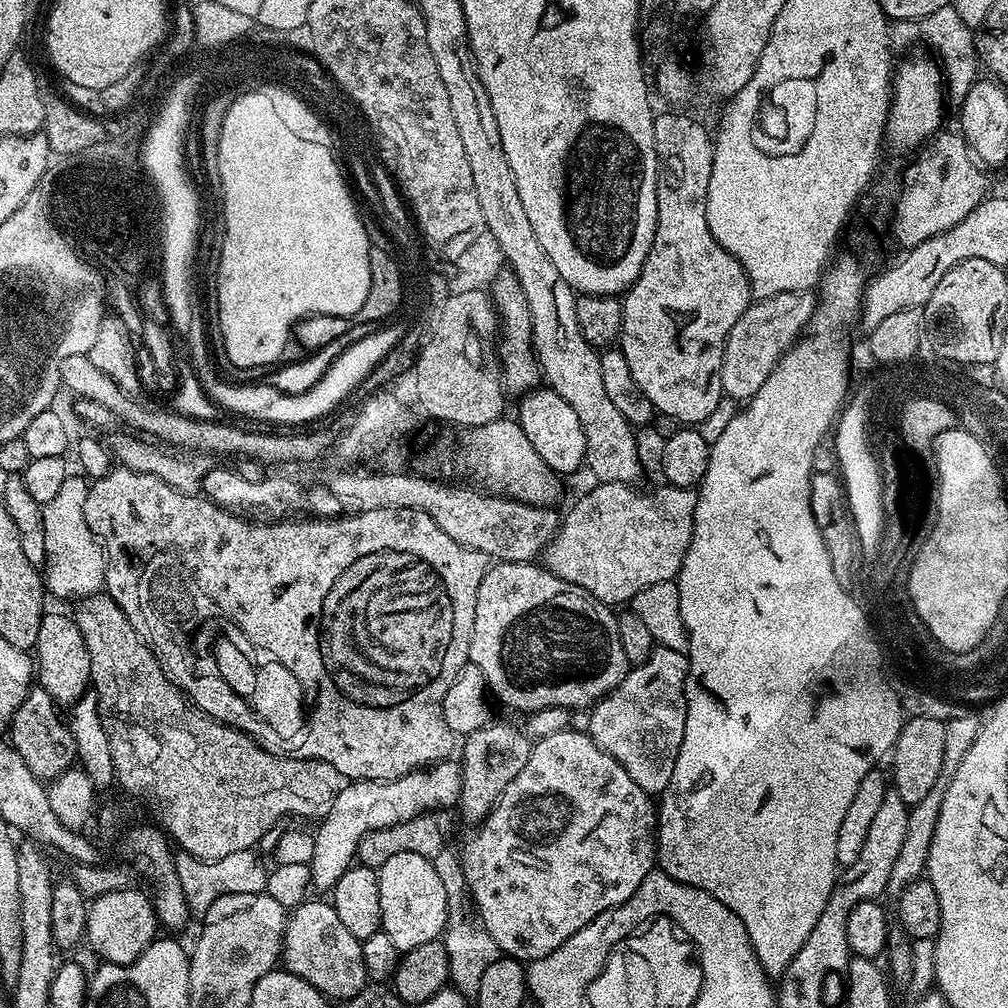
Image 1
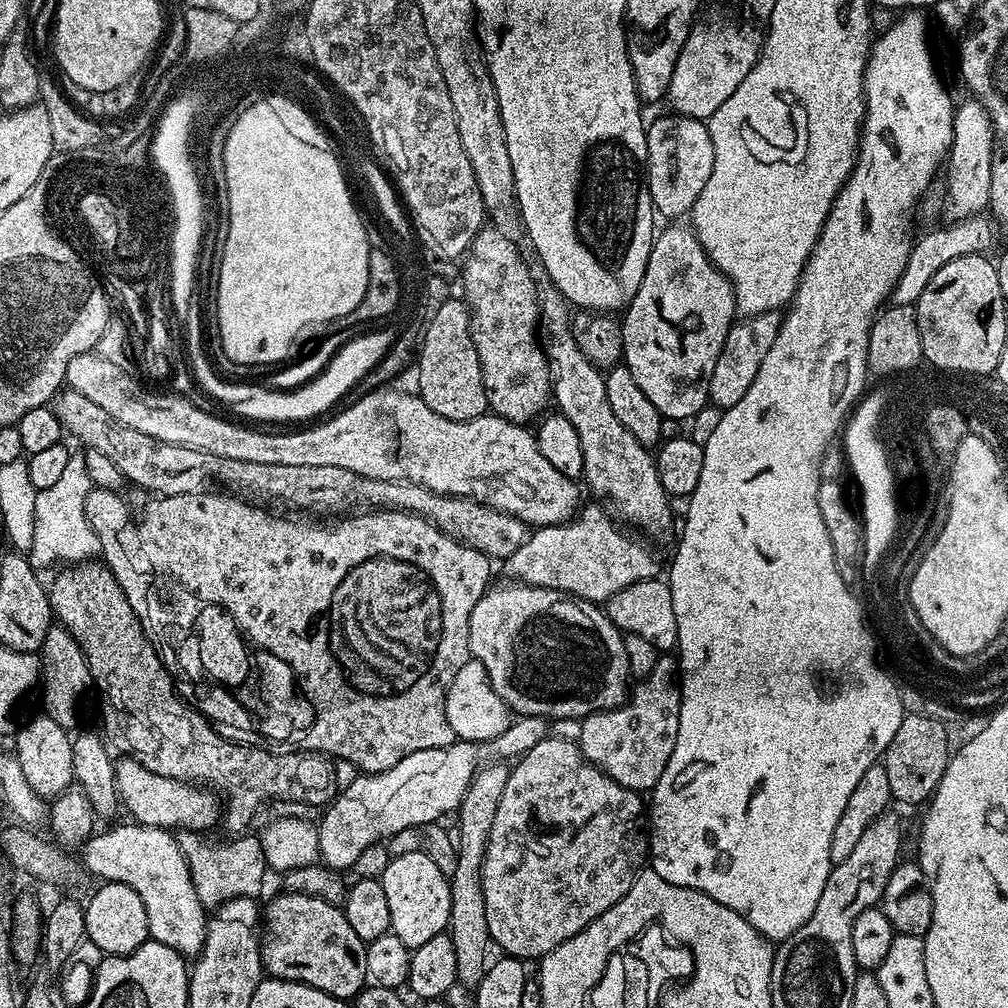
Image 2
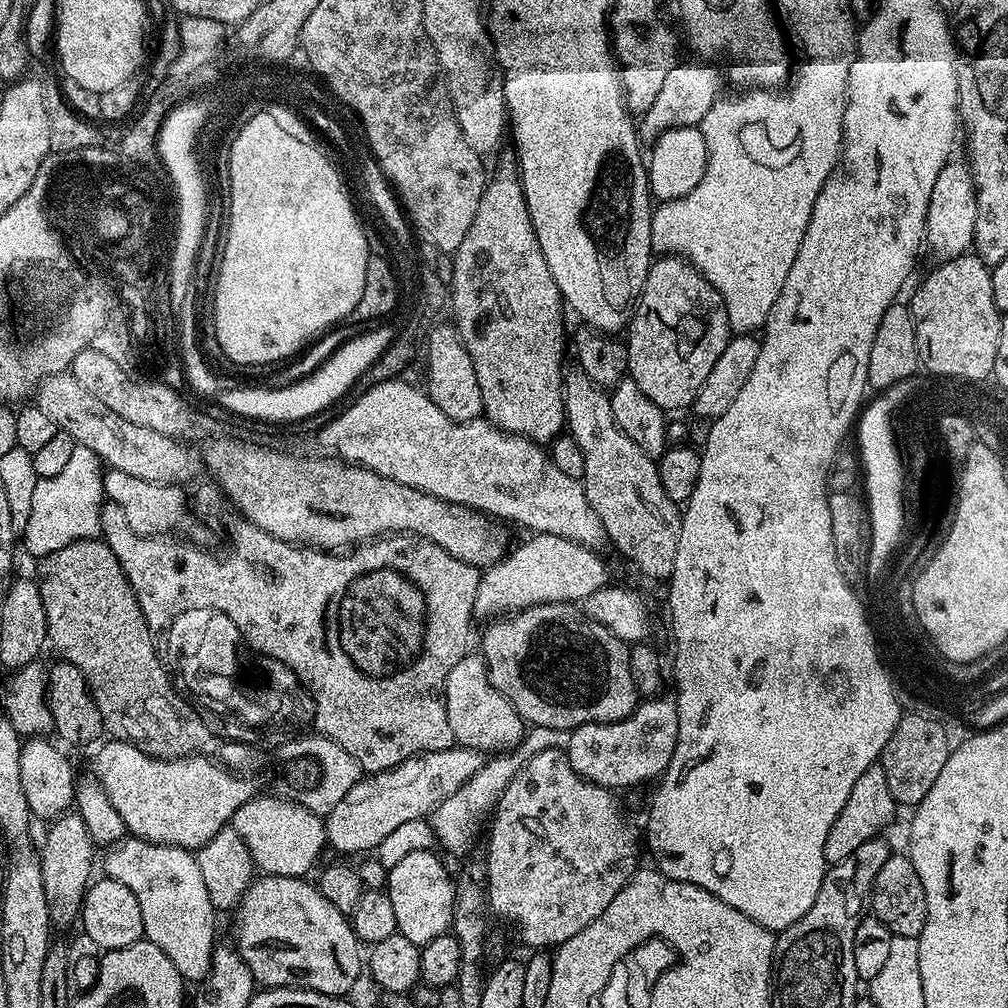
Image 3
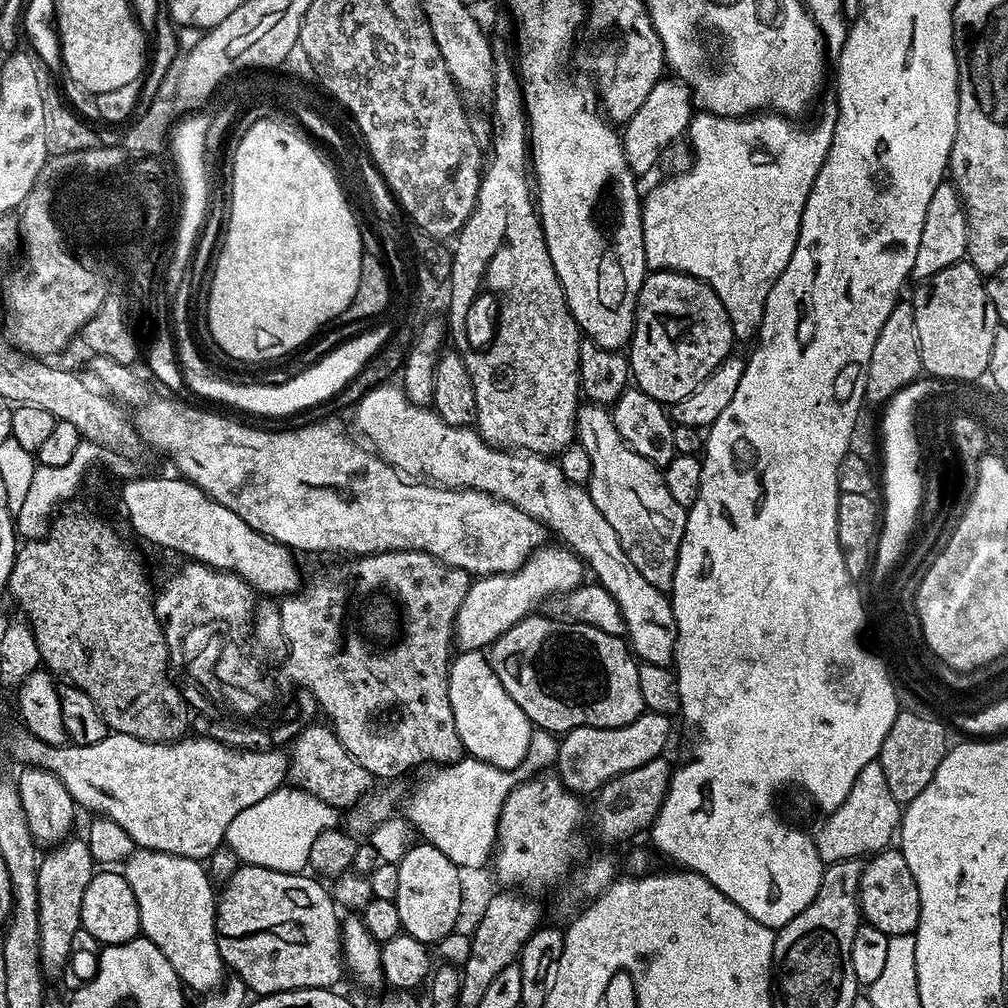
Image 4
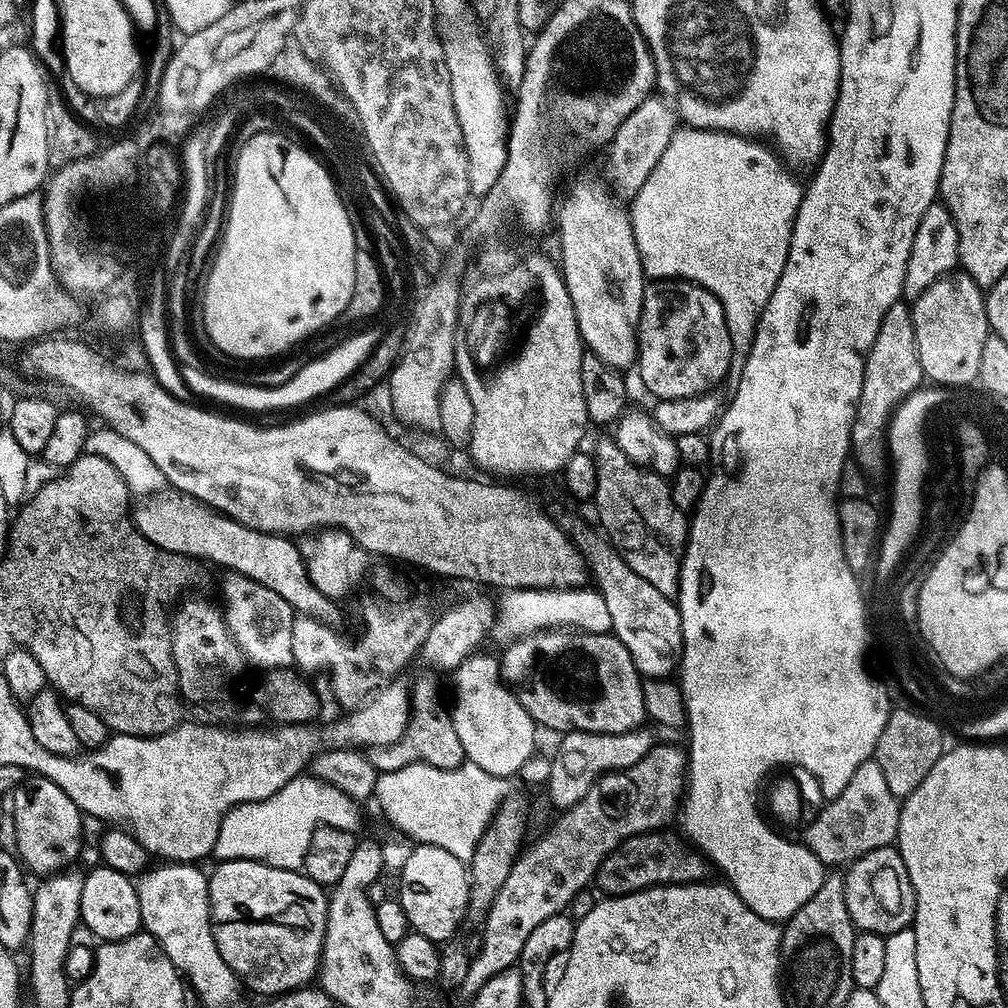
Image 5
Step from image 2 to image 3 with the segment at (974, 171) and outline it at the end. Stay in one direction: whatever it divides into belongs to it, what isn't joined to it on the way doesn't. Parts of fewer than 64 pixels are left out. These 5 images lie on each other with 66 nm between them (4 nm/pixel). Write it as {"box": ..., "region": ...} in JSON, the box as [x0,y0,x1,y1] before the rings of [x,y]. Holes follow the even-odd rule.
{"box":[924,158,978,261],"region":[[[959,158],[949,160],[946,166],[942,166],[942,174],[938,174],[938,179],[934,182],[934,191],[930,193],[930,206],[928,207],[928,217],[924,227],[924,238],[926,248],[933,252],[937,261],[953,260],[965,255],[973,247],[976,239],[976,219],[978,218],[978,202],[976,201],[976,183],[972,177],[971,167],[964,164]]]}

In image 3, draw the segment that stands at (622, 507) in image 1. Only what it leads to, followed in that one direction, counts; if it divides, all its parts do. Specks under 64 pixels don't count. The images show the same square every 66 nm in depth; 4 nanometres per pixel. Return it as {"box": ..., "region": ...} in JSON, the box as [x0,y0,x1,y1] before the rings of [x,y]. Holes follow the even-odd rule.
{"box":[473,532,609,618],"region":[[[549,532],[532,534],[527,538],[529,540],[525,544],[518,545],[513,552],[511,549],[495,564],[487,565],[481,571],[480,581],[478,582],[478,596],[473,608],[473,613],[477,617],[496,618],[501,614],[520,612],[523,608],[529,608],[534,604],[583,602],[588,599],[590,594],[594,594],[599,588],[605,587],[609,583],[608,568],[604,565],[603,558],[599,556],[601,553],[597,549],[588,548],[585,544],[579,544]]]}

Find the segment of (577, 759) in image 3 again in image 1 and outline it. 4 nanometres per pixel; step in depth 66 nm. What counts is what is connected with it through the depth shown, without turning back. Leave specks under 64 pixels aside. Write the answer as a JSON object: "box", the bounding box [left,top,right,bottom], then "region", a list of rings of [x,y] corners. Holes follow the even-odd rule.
{"box":[587,646,687,798],"region":[[[656,646],[642,663],[629,667],[610,695],[603,696],[590,709],[587,733],[592,741],[618,761],[630,778],[653,798],[666,790],[674,774],[674,762],[678,762],[678,750],[686,730],[684,686],[687,682],[687,655]]]}

